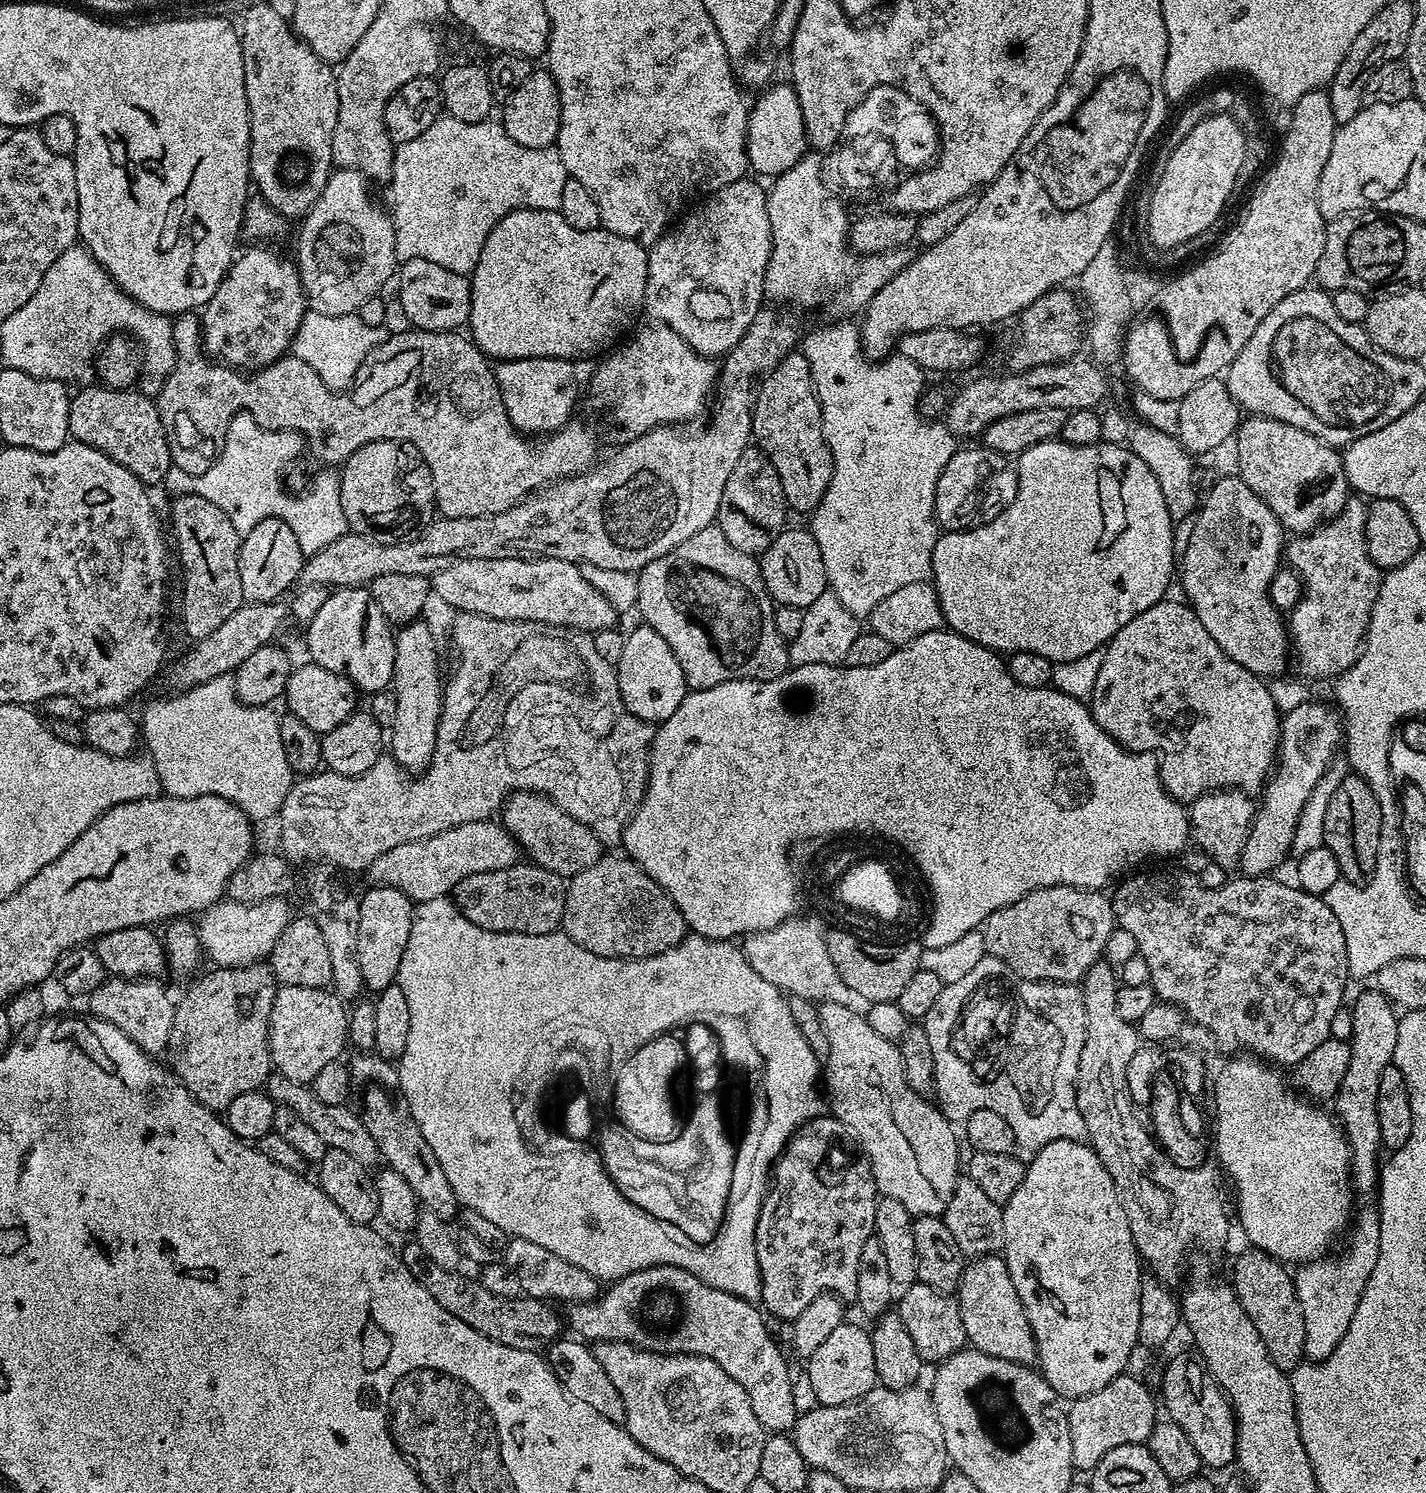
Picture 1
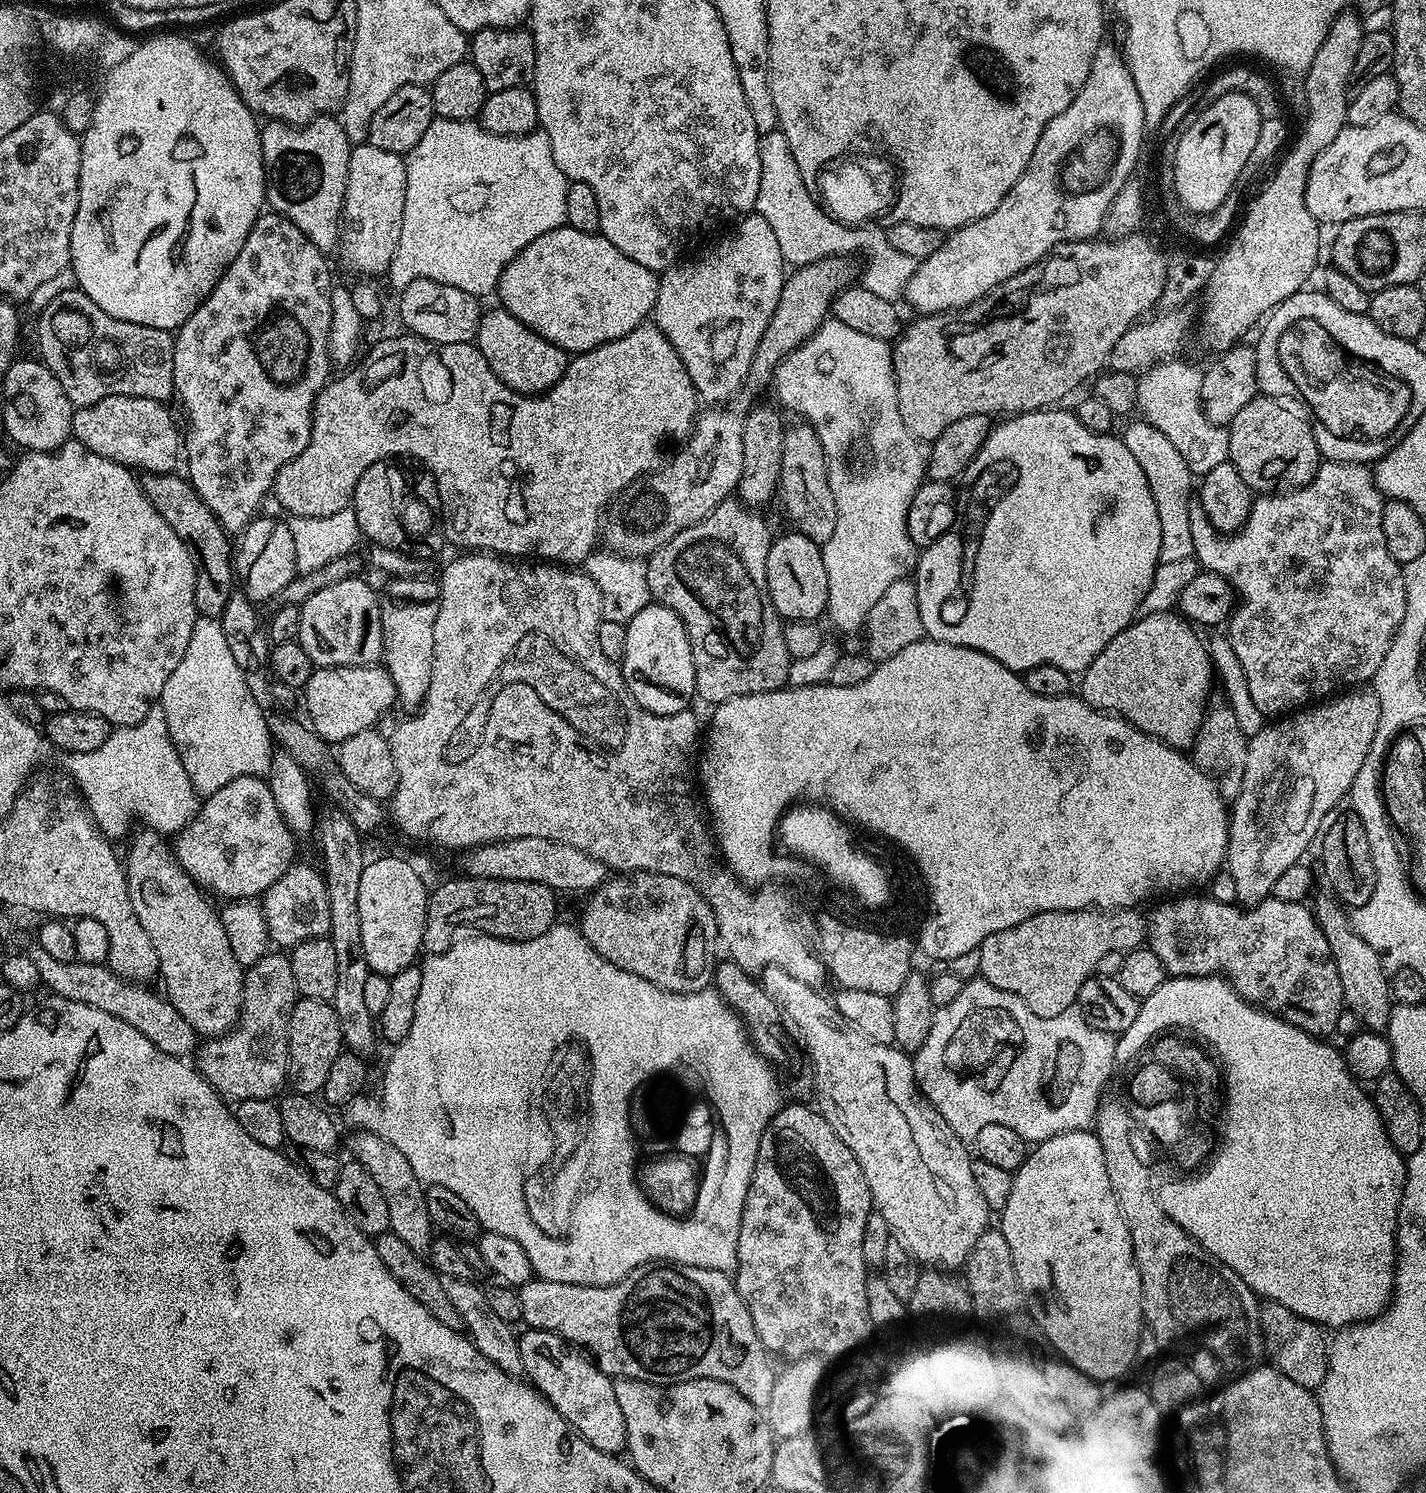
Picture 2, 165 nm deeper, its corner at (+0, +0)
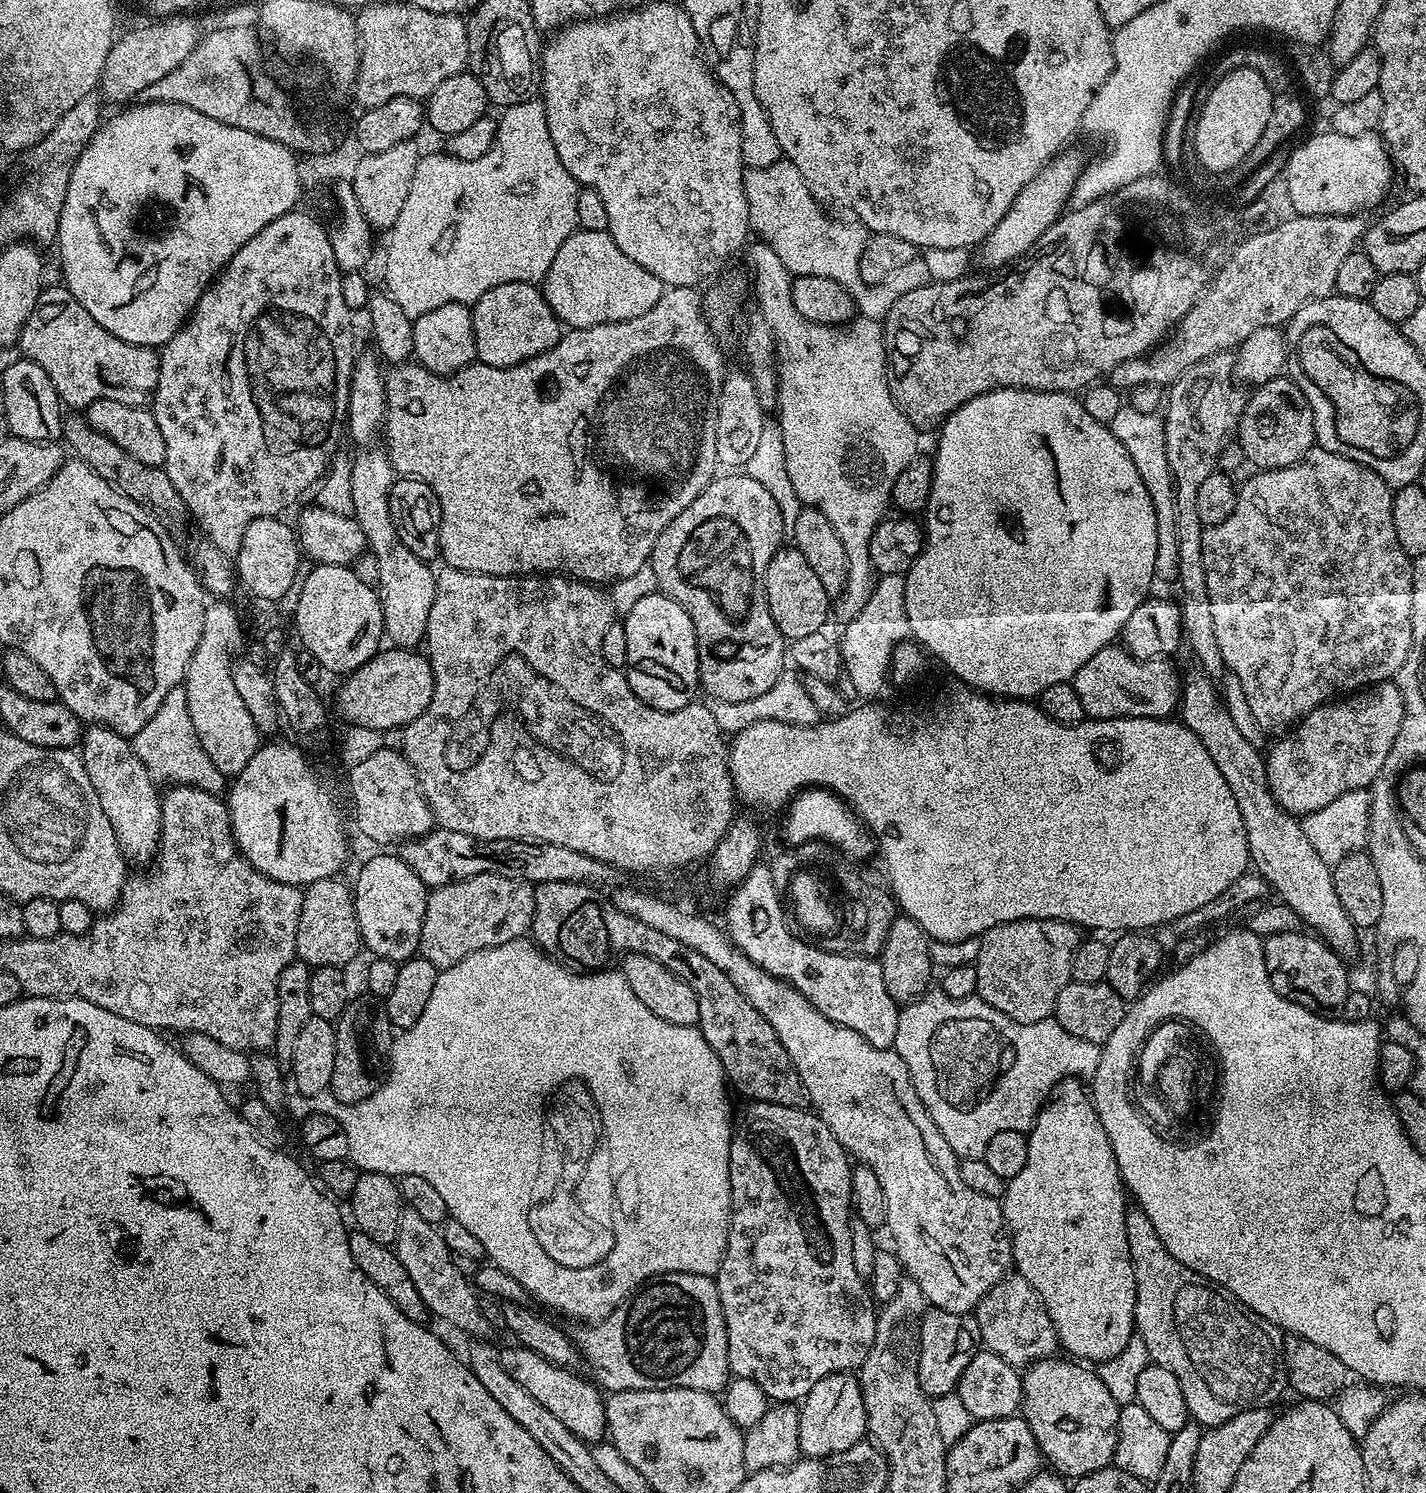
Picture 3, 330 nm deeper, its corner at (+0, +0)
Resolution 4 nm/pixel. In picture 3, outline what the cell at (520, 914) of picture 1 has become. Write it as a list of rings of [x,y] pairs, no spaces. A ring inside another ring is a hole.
[[[478,874],[433,888],[422,918],[419,955],[437,970],[443,970],[478,950],[519,940],[531,929],[535,897],[533,885],[518,878],[502,878],[502,874]]]

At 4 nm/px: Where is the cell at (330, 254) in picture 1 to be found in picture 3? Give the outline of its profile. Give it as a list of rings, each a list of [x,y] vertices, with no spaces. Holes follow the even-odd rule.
[[[415,139],[398,142],[398,146],[390,146],[390,150],[364,154],[358,162],[358,170],[351,180],[354,195],[362,214],[373,229],[391,229],[398,213],[402,211],[402,205],[406,203],[406,194],[410,194],[410,186],[414,182],[414,170],[422,155],[422,149],[416,143]]]

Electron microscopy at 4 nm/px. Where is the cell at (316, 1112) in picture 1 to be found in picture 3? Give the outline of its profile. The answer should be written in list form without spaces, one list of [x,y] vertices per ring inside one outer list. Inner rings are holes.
[[[405,1207],[398,1218],[398,1234],[394,1251],[398,1262],[410,1274],[410,1282],[422,1294],[422,1302],[426,1302],[429,1313],[440,1320],[445,1320],[452,1328],[472,1336],[468,1338],[484,1338],[490,1332],[490,1325],[480,1313],[480,1296],[470,1283],[469,1277],[463,1276],[454,1267],[453,1253],[444,1241],[441,1229],[437,1225],[426,1222],[414,1209]]]

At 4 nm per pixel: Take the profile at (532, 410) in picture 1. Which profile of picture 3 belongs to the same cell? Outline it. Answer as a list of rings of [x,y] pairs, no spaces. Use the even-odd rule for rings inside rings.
[[[506,282],[486,290],[482,298],[471,305],[474,322],[476,360],[495,368],[509,368],[526,362],[554,347],[561,338],[562,325],[546,302],[537,285],[526,282]]]

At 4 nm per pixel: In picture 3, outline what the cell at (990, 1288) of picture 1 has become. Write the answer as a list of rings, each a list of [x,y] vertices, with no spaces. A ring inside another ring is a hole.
[[[1056,1359],[1038,1360],[1023,1369],[1022,1415],[1036,1437],[1039,1455],[1043,1459],[1045,1456],[1061,1477],[1094,1474],[1113,1463],[1121,1405],[1116,1404],[1098,1372],[1087,1363]]]

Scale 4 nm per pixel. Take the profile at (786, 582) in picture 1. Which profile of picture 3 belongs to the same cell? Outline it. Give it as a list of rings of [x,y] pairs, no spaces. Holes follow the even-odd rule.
[[[781,546],[770,558],[770,566],[766,566],[764,575],[764,589],[766,590],[766,602],[770,606],[770,618],[774,618],[774,626],[783,634],[785,641],[791,642],[798,638],[803,638],[805,634],[814,634],[825,627],[828,616],[830,620],[830,598],[826,594],[826,589],[822,587],[822,582],[814,575],[814,569],[806,558],[794,546]]]

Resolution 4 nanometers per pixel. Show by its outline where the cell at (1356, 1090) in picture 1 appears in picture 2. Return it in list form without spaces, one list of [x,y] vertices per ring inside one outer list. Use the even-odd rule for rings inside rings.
[[[1317,895],[1314,911],[1316,921],[1322,926],[1326,940],[1330,942],[1330,950],[1334,958],[1334,966],[1338,966],[1338,978],[1342,982],[1342,994],[1347,1008],[1358,1014],[1361,1025],[1367,1031],[1383,1033],[1388,1026],[1388,1019],[1394,1007],[1390,976],[1380,961],[1378,950],[1370,946],[1370,942],[1363,940],[1352,928],[1352,921],[1345,905],[1336,899],[1335,895]]]

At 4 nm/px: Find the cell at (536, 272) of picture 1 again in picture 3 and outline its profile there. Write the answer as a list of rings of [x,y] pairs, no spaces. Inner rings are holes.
[[[583,230],[573,232],[566,242],[562,242],[562,250],[554,254],[554,262],[550,262],[550,270],[542,281],[542,291],[550,310],[554,310],[561,325],[569,329],[638,318],[662,298],[665,287],[661,280],[650,274],[650,270],[638,266],[638,262],[630,262],[607,232]]]

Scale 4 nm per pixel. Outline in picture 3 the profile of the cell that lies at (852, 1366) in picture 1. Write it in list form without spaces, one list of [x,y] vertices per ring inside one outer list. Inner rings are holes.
[[[835,1372],[822,1382],[814,1382],[814,1386],[808,1391],[800,1409],[800,1451],[805,1457],[819,1458],[821,1456],[833,1456],[842,1450],[850,1450],[850,1446],[861,1443],[868,1431],[868,1419],[866,1418],[866,1406],[862,1398],[859,1379],[852,1372]]]

